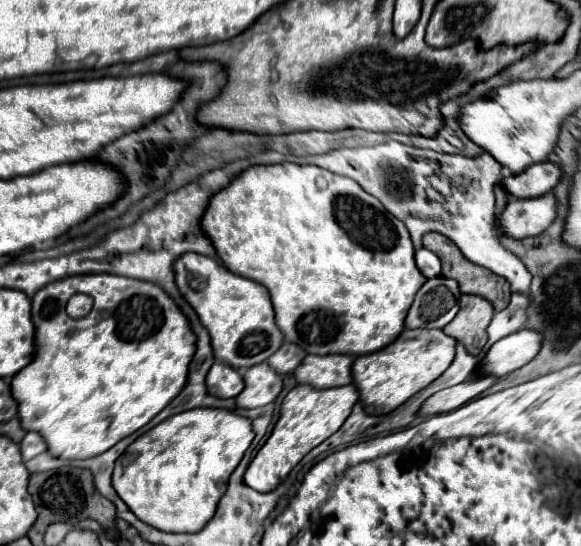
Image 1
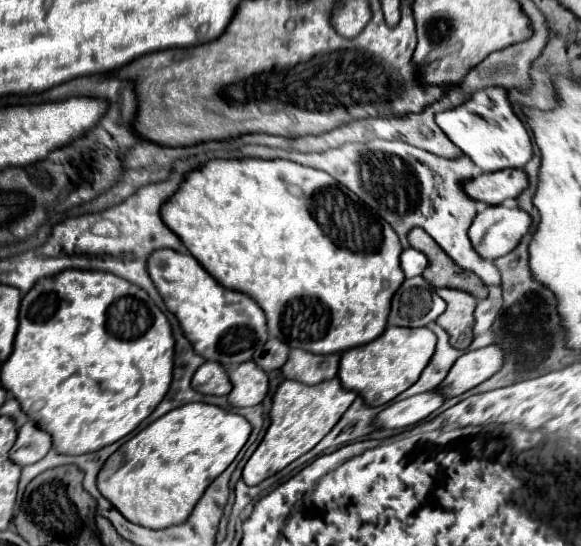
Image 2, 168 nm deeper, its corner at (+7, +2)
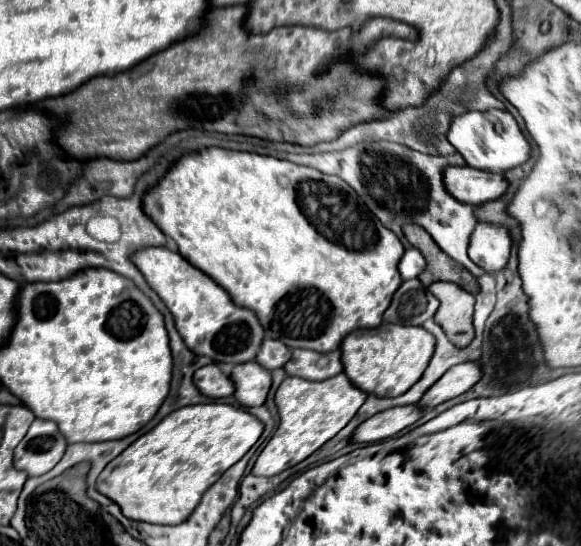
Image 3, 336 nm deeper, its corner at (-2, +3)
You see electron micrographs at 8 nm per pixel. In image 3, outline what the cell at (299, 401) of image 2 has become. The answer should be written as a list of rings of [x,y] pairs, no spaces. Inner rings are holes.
[[[343,372],[333,378],[327,378],[325,382],[311,382],[293,376],[285,378],[275,394],[275,404],[279,410],[279,428],[257,456],[253,474],[269,478],[303,462],[355,416],[365,398],[367,394],[353,386]]]

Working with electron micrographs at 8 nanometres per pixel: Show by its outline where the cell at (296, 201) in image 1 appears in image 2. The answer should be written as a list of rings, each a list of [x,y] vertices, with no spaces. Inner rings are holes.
[[[246,157],[246,159],[212,159],[212,161],[204,163],[202,167],[186,173],[184,183],[178,187],[174,197],[170,197],[170,201],[166,201],[166,205],[162,205],[162,221],[166,221],[166,227],[170,227],[178,235],[178,239],[184,243],[188,253],[194,259],[198,259],[200,265],[220,281],[222,287],[226,287],[230,291],[240,291],[240,293],[252,297],[260,305],[260,309],[264,311],[266,321],[268,321],[270,337],[276,337],[290,347],[304,349],[310,353],[320,353],[320,355],[342,353],[350,347],[366,345],[366,343],[374,341],[376,337],[380,337],[382,331],[386,329],[386,319],[390,313],[390,299],[392,299],[394,291],[398,289],[398,285],[404,281],[404,273],[400,269],[402,245],[400,245],[394,229],[380,215],[376,215],[370,207],[366,207],[358,199],[356,193],[352,193],[348,187],[338,183],[328,173],[312,169],[312,167],[302,167],[298,163],[284,161],[284,159],[268,161],[268,159]]]

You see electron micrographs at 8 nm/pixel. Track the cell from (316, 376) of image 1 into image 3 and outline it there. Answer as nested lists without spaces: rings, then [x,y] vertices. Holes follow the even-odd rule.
[[[293,350],[293,360],[285,364],[285,372],[289,376],[299,376],[307,380],[327,380],[335,374],[339,374],[343,368],[341,364],[341,352],[311,352],[311,350]]]

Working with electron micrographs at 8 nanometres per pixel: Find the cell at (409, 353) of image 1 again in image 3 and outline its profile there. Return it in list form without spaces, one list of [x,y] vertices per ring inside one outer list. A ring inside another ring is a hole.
[[[381,324],[373,330],[355,330],[341,344],[341,362],[347,378],[363,392],[377,396],[405,394],[423,376],[435,352],[435,336],[423,326]]]

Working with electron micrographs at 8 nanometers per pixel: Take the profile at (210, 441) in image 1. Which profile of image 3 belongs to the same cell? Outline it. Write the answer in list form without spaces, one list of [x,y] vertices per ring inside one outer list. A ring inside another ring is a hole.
[[[195,404],[185,406],[165,416],[153,430],[137,438],[127,450],[113,458],[97,478],[97,490],[117,502],[127,518],[149,524],[181,524],[201,502],[201,496],[211,488],[225,470],[239,462],[263,432],[261,420],[253,414],[229,404]]]

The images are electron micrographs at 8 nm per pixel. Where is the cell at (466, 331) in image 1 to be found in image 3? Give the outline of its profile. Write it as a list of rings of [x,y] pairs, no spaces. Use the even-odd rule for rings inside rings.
[[[435,282],[429,290],[439,298],[441,306],[435,314],[435,322],[443,326],[451,342],[459,348],[471,344],[475,330],[473,330],[473,306],[475,296],[459,288],[451,282]]]

